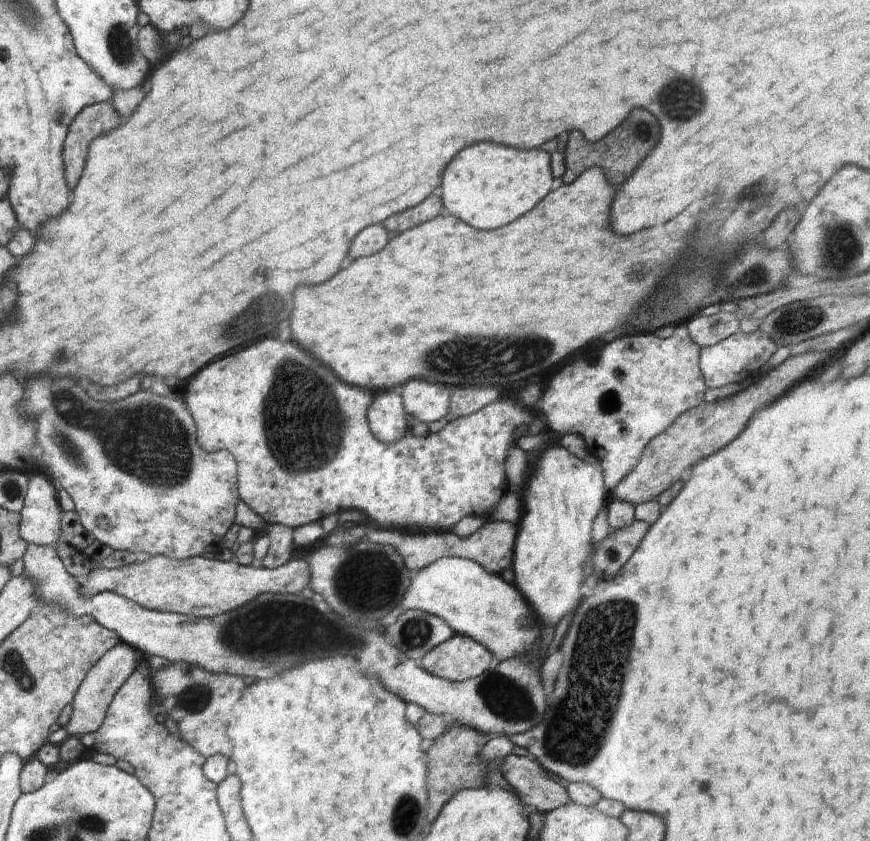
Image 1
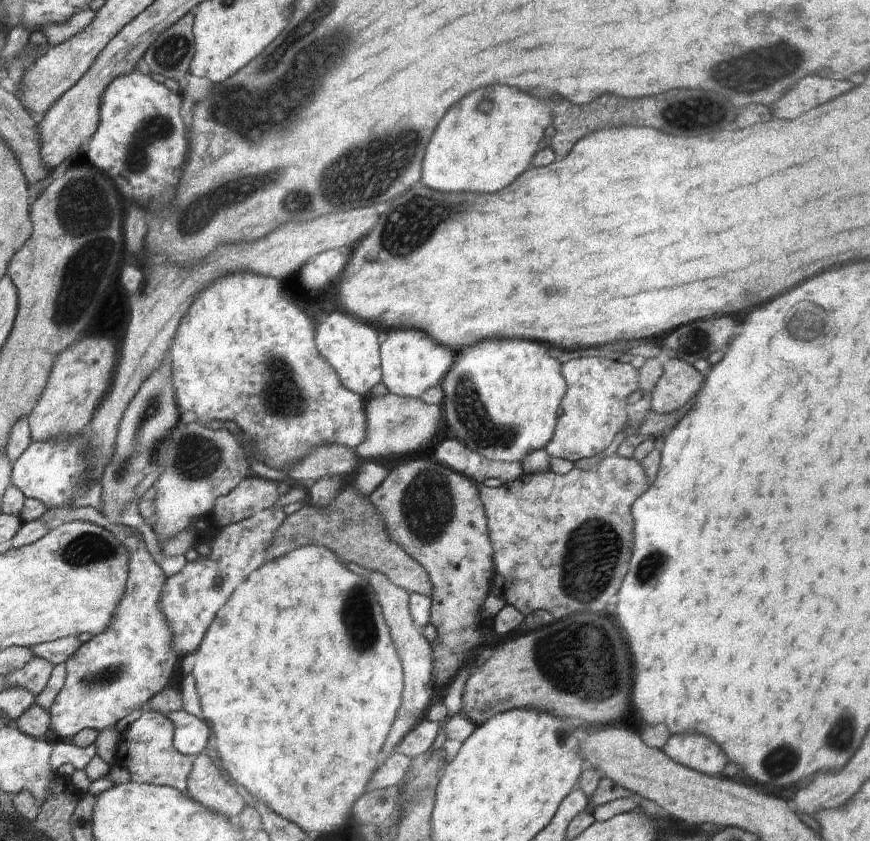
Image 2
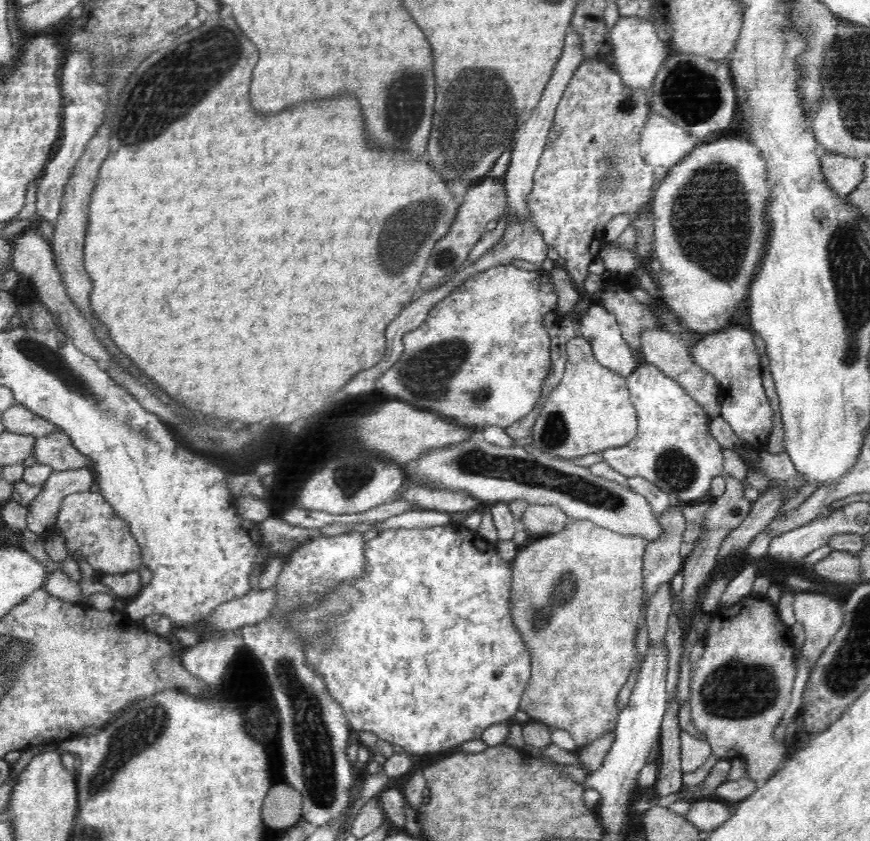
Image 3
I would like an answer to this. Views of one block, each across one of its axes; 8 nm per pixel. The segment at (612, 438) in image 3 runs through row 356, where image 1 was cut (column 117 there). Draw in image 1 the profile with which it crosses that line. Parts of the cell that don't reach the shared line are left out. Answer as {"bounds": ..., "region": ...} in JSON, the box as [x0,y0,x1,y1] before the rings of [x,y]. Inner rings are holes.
{"bounds":[79,555,310,617],"region":[[[151,555],[145,561],[134,562],[120,568],[97,568],[79,582],[80,596],[86,599],[104,591],[123,596],[148,610],[161,613],[182,613],[193,617],[213,616],[236,610],[262,593],[301,593],[310,580],[309,562],[292,558],[275,569],[265,569],[259,564],[241,565],[228,556],[208,559],[192,557],[176,560],[164,555]]]}

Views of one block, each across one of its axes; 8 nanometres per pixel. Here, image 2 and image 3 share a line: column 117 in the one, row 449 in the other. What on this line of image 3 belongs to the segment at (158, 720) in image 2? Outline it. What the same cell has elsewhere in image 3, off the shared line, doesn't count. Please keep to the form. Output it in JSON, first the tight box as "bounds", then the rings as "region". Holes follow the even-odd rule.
{"bounds":[690,325,772,452],"region":[[[740,325],[708,333],[698,344],[690,346],[692,361],[716,377],[719,398],[722,401],[720,416],[732,427],[734,433],[746,441],[744,449],[762,452],[772,432],[772,406],[762,385],[760,357],[754,345],[754,332]]]}

